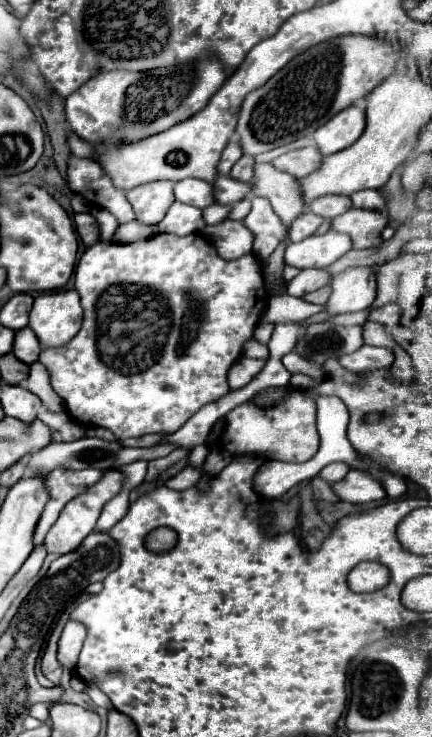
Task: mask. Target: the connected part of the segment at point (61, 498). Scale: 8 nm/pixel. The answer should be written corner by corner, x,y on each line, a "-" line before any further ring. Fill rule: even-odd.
57,467
55,471
51,471
47,475
47,487
49,487
49,503
37,523
35,529
35,545
41,545
47,531
51,529
51,525
57,521
61,509
67,505
67,501
71,501
73,497
77,497
79,493
83,493
87,487
91,487
93,483
97,483
101,479
101,471
95,469
83,469
83,471
73,471
73,469
63,469

